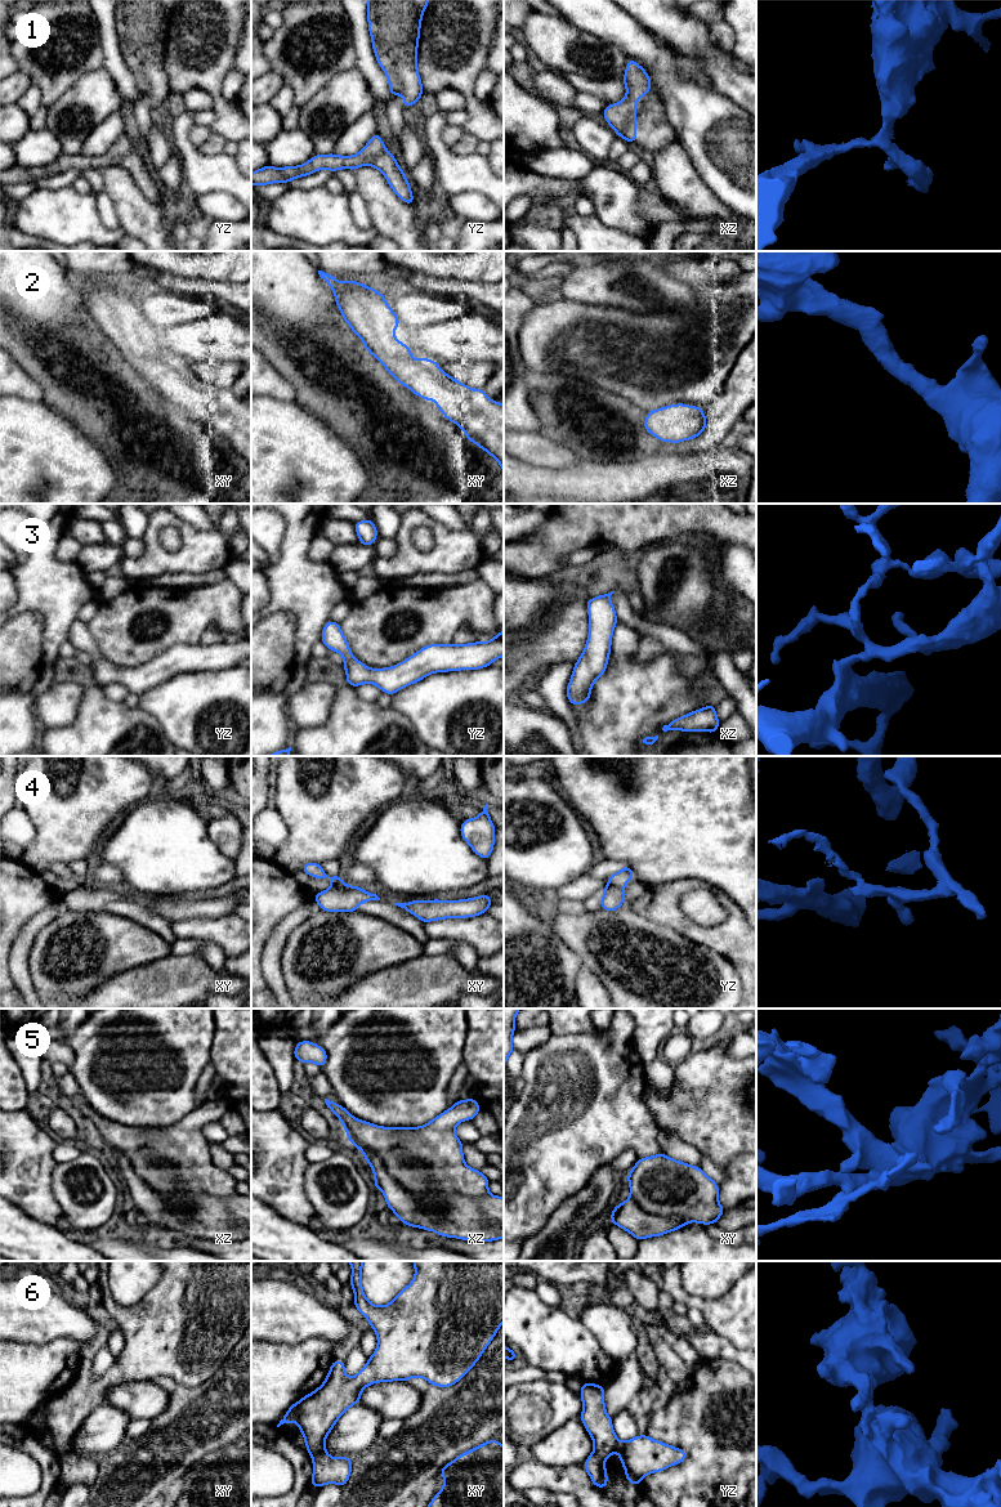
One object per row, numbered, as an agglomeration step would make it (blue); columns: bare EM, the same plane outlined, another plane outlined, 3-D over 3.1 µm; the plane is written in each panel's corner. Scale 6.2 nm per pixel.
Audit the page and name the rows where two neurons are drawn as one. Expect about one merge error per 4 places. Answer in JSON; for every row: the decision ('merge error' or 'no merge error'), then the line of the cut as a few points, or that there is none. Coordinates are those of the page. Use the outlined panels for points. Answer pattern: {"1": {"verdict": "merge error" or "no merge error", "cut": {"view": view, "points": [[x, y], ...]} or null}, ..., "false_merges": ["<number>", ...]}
{"1": {"verdict": "no merge error", "cut": null}, "2": {"verdict": "no merge error", "cut": null}, "3": {"verdict": "no merge error", "cut": null}, "4": {"verdict": "merge error", "cut": {"view": "yz", "points": [[608, 884], [622, 885]]}}, "5": {"verdict": "no merge error", "cut": null}, "6": {"verdict": "merge error", "cut": {"view": "xy", "points": [[326, 1453], [312, 1457]]}}, "false_merges": ["4", "6"]}

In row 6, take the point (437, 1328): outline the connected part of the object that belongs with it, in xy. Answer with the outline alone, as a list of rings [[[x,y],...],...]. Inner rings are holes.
[[[348,1261],[352,1266],[349,1284],[354,1291],[353,1305],[368,1320],[377,1337],[377,1347],[366,1365],[352,1378],[345,1376],[345,1364],[334,1360],[325,1382],[313,1392],[292,1404],[277,1427],[294,1422],[304,1436],[310,1457],[327,1454],[325,1440],[336,1421],[354,1404],[359,1403],[363,1389],[377,1382],[402,1381],[421,1377],[429,1383],[448,1387],[460,1381],[479,1360],[504,1323],[504,1261],[412,1261],[415,1276],[388,1305],[372,1305],[362,1289],[363,1261]]]

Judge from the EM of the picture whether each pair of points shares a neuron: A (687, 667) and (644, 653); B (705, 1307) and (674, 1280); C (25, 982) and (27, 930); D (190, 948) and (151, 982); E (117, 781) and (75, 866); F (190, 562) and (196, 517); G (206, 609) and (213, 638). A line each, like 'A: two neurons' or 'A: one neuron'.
A: one neuron
B: one neuron
C: one neuron
D: two neurons
E: two neurons
F: two neurons
G: two neurons

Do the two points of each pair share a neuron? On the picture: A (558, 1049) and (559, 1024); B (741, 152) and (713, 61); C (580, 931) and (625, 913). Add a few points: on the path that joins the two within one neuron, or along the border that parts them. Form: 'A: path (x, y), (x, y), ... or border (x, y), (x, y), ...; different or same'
A: border (589, 1032), (552, 1034); different
B: border (713, 88), (742, 108); different
C: path (591, 929), (597, 924), (610, 924), (613, 920); same

